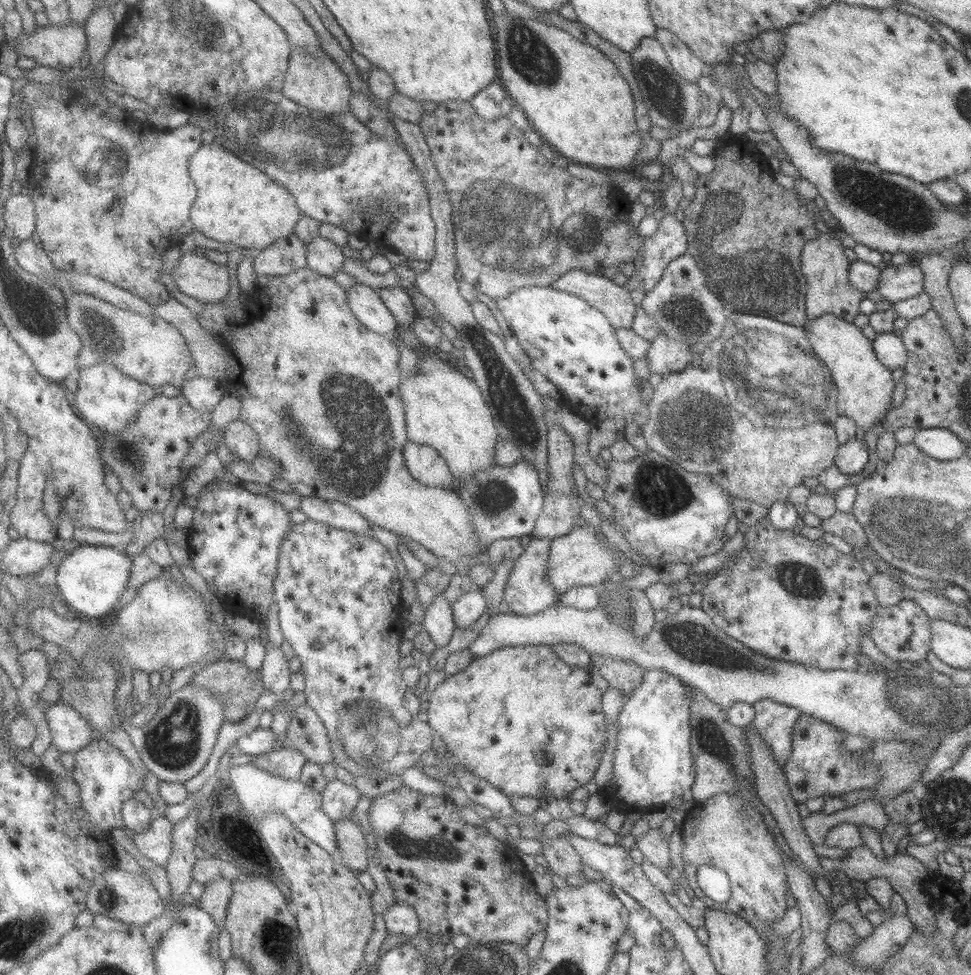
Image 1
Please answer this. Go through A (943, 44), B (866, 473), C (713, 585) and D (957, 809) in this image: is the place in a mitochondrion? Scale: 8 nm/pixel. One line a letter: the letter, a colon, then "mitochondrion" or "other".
A: other
B: other
C: other
D: mitochondrion

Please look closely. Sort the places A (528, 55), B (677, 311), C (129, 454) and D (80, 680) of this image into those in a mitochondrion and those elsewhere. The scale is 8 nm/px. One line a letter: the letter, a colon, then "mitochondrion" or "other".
A: mitochondrion
B: mitochondrion
C: mitochondrion
D: mitochondrion

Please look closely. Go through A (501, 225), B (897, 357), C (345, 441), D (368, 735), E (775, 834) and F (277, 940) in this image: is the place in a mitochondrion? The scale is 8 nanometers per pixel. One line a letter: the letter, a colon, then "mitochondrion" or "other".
A: mitochondrion
B: other
C: mitochondrion
D: mitochondrion
E: other
F: mitochondrion

